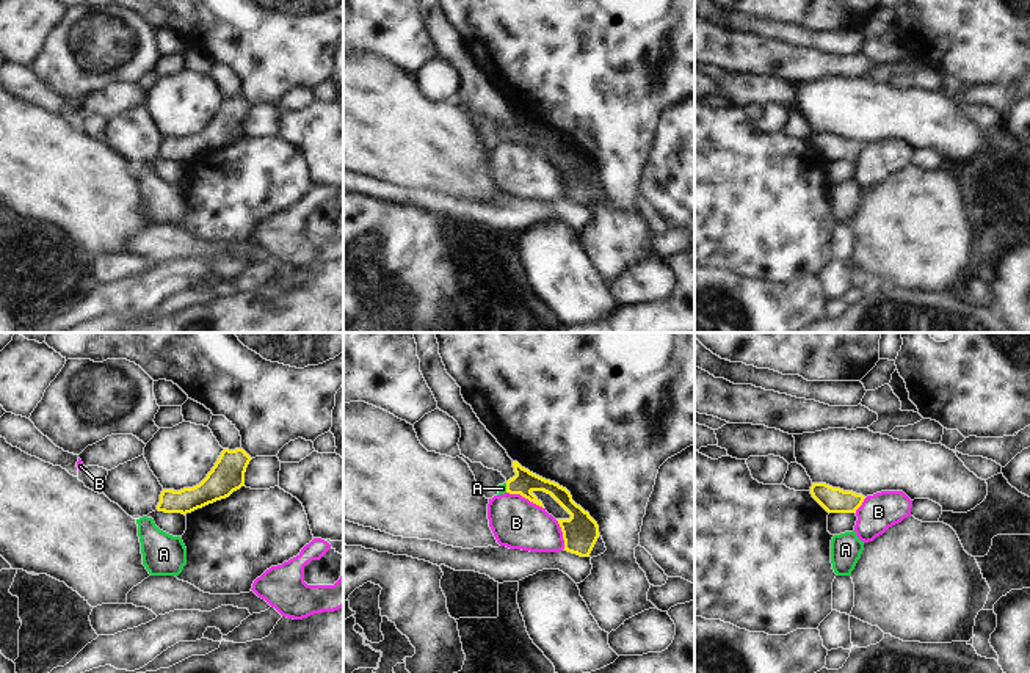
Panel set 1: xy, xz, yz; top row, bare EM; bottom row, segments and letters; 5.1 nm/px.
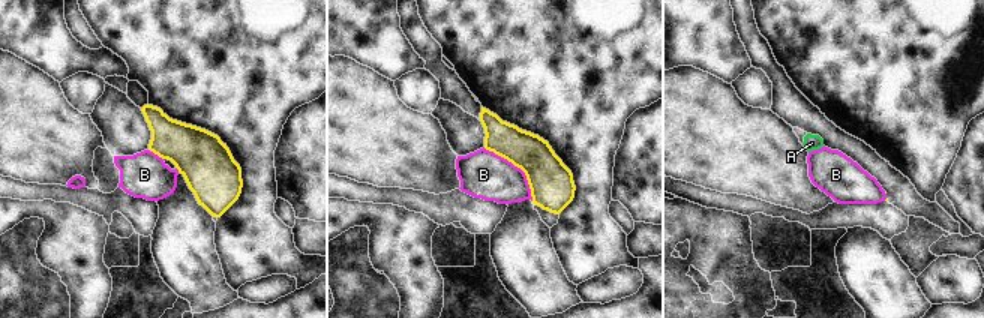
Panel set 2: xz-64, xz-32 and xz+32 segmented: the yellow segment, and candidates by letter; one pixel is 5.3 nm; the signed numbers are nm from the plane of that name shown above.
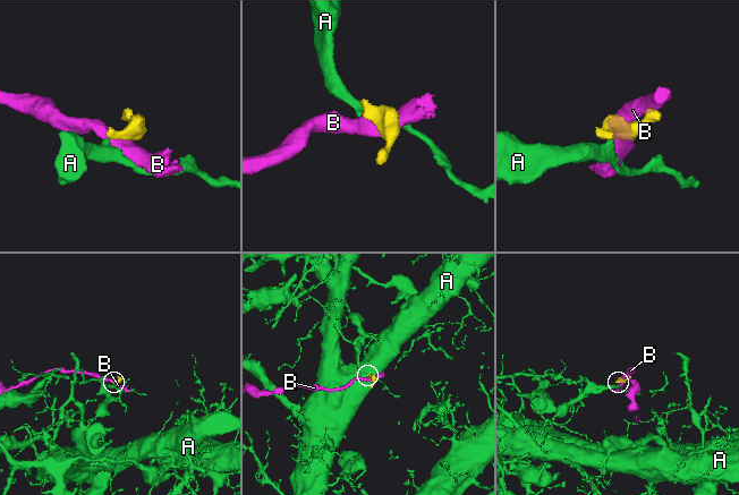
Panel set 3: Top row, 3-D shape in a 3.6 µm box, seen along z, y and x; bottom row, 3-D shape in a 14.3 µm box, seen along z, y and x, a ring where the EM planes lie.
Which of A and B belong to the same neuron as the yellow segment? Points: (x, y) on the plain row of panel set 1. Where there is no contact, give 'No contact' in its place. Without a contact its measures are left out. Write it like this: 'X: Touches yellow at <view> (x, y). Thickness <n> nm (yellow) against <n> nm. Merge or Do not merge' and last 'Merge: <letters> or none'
A: Touches yellow at xz (507, 137). Thickness 120 nm (yellow) against 50 nm. Merge
B: Touches yellow at xz (525, 146). Thickness 120 nm (yellow) against 260 nm. Do not merge
Merge: A

